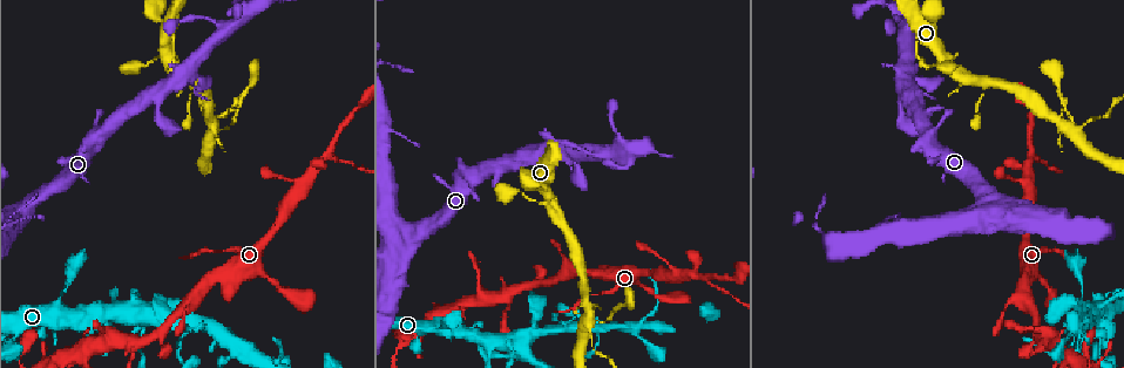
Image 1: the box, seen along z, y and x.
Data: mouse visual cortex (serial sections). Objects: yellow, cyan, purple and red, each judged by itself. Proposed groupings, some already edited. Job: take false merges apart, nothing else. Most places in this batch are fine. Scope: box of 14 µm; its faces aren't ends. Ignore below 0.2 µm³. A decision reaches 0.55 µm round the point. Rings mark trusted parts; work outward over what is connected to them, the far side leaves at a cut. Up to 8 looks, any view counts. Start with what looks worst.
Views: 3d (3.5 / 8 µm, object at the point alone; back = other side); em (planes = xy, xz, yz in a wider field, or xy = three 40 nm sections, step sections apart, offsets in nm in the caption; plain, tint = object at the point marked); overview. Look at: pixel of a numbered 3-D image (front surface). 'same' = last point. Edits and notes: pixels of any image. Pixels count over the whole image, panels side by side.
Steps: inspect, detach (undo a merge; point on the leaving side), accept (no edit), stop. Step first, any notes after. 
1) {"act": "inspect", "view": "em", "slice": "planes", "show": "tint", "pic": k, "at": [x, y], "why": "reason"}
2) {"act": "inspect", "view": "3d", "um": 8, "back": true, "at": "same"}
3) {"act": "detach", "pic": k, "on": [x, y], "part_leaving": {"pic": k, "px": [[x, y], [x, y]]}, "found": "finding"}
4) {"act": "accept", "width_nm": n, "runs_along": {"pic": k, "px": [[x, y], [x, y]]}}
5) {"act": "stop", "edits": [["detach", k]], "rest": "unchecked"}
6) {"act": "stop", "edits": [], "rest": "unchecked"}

{"act": "inspect", "view": "3d", "um": 8, "pic": 1, "at": [212, 129], "why": "small branch off a trunk"}

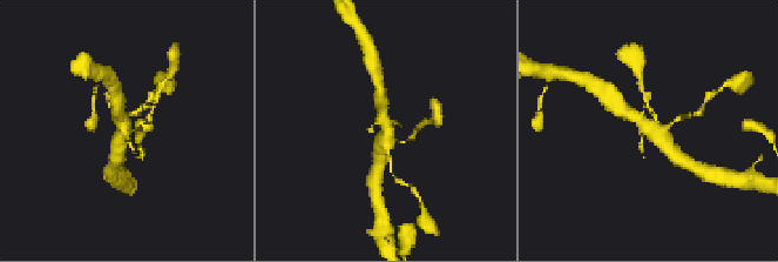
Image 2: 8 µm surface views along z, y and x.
{"act": "inspect", "view": "em", "slice": "xy", "step": 5, "show": "tint", "pic": 2, "at": [389, 140]}

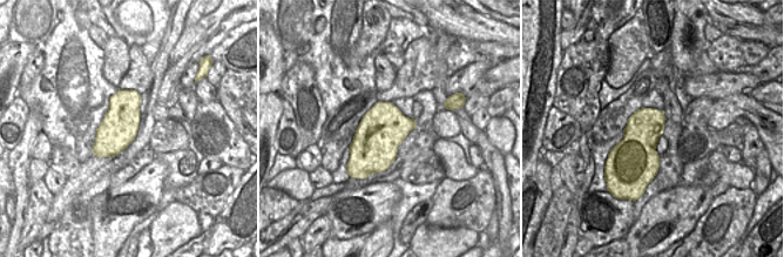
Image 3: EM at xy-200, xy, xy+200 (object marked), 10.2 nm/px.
{"act": "accept", "runs_along": {"pic": 2, "px": [[629, 114], [656, 128], [677, 156]]}, "found": "all the same cell"}

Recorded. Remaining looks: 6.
{"act": "inspect", "view": "3d", "um": 3.5, "pic": 1, "at": [155, 316], "why": "a narrow waist"}

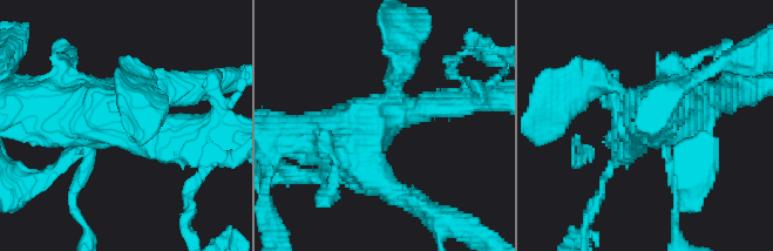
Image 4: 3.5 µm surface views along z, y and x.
{"act": "inspect", "view": "em", "slice": "xy", "step": 1, "show": "tint", "pic": 4, "at": [378, 118]}

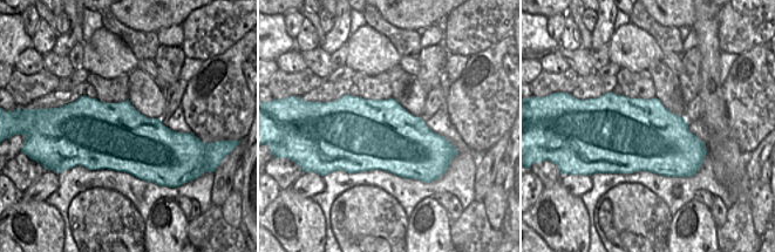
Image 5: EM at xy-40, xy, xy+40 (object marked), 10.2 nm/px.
{"act": "accept", "width_nm": 700, "runs_along": {"pic": 4, "px": [[286, 135], [347, 137], [422, 108]]}, "found": "one cell here"}

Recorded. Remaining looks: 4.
{"act": "inspect", "view": "em", "slice": "xy", "step": 3, "show": "tint", "pic": 1, "at": [699, 277], "why": "thin arm on a thick one"}

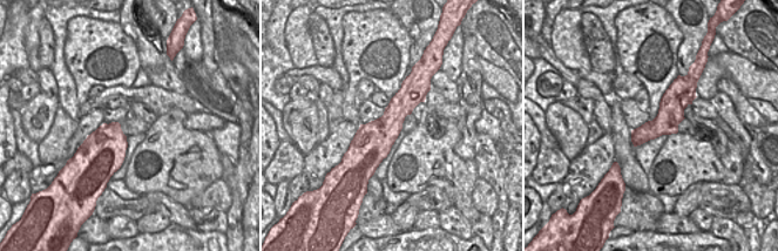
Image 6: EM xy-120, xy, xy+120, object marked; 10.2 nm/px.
{"act": "inspect", "view": "3d", "um": 3.5, "back": true, "at": "same"}

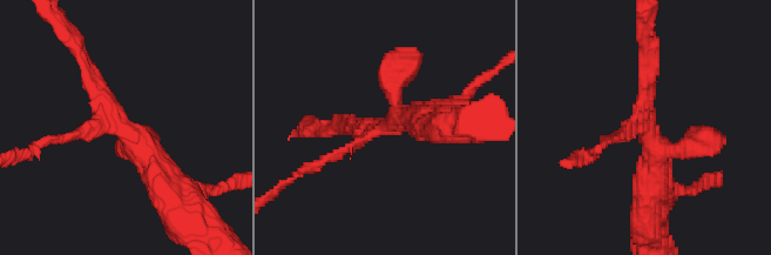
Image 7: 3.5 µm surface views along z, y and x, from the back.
{"act": "accept", "width_nm": 380, "runs_along": {"pic": 6, "px": [[418, 80], [369, 148], [366, 167]]}, "found": "continuous, no second cell"}

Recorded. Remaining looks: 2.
{"act": "stop", "edits": [], "rest": "unchecked"}

